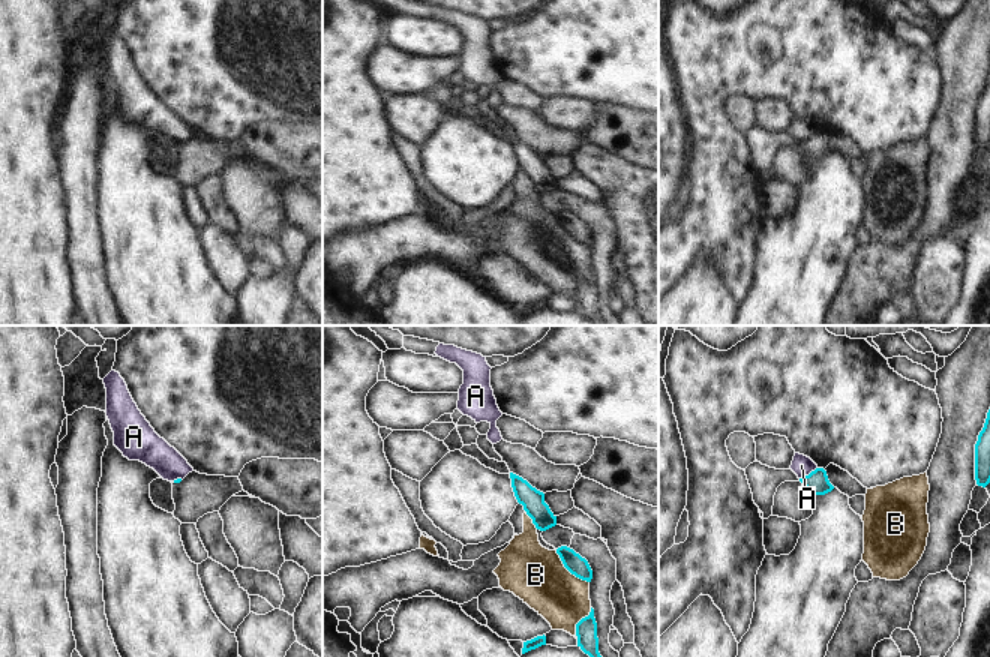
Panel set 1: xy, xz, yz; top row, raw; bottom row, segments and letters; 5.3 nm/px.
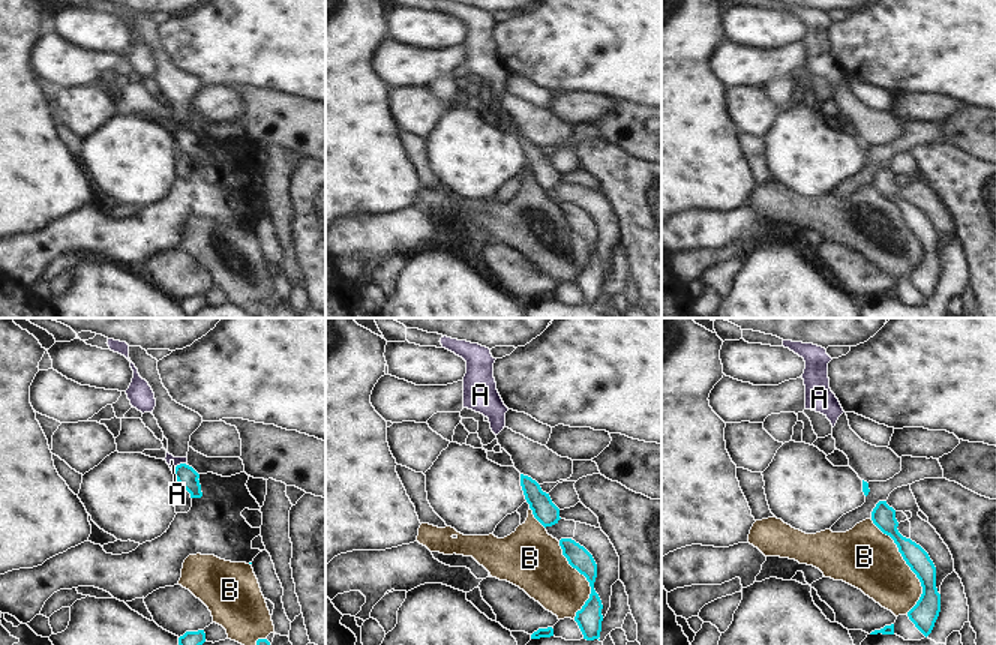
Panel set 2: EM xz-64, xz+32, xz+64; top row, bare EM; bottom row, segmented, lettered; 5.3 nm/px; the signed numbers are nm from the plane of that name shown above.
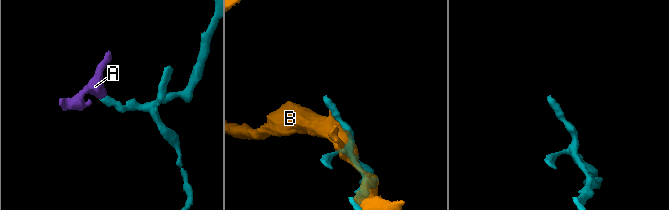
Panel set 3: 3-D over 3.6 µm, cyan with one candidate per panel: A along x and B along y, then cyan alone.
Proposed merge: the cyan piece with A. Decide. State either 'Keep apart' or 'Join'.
Keep apart

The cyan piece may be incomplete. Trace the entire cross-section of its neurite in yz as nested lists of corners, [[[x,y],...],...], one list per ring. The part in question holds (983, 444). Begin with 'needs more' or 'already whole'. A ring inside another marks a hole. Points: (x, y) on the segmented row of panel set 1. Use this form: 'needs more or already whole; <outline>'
already whole; [[[990,410],[975,444],[975,480],[982,488],[990,483]]]

